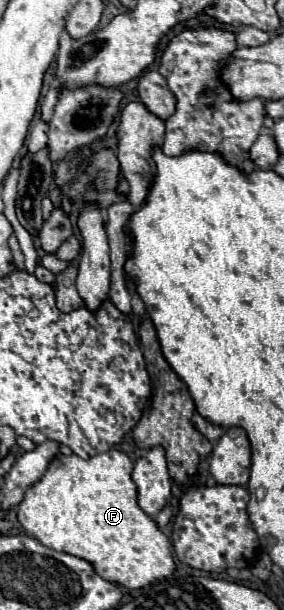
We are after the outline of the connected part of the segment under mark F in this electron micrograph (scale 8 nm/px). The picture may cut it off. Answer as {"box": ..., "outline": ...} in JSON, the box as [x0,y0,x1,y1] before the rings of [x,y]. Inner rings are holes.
{"box":[18,448,176,588],"outline":[[[116,448],[96,454],[88,460],[76,454],[72,456],[58,454],[50,462],[40,482],[36,482],[26,492],[24,500],[18,506],[18,520],[24,526],[24,530],[30,536],[34,536],[40,544],[56,552],[64,552],[88,560],[104,580],[110,580],[114,584],[126,588],[144,588],[154,580],[168,578],[176,570],[170,540],[166,534],[160,532],[158,524],[138,506],[136,484],[130,476],[132,468],[134,468],[132,460]]]}

